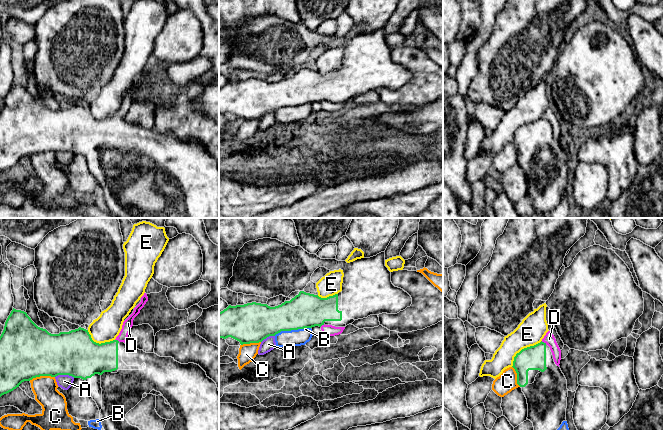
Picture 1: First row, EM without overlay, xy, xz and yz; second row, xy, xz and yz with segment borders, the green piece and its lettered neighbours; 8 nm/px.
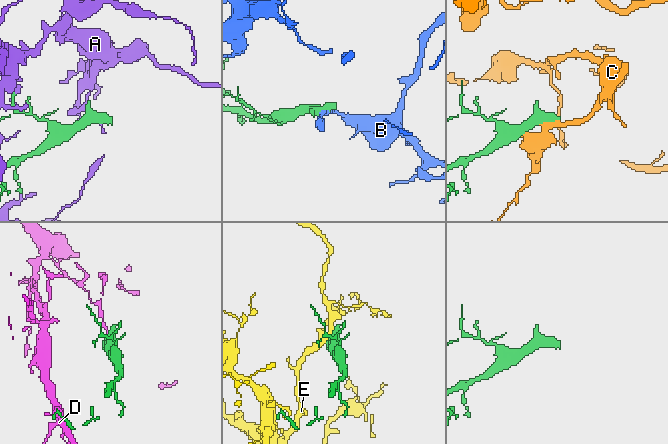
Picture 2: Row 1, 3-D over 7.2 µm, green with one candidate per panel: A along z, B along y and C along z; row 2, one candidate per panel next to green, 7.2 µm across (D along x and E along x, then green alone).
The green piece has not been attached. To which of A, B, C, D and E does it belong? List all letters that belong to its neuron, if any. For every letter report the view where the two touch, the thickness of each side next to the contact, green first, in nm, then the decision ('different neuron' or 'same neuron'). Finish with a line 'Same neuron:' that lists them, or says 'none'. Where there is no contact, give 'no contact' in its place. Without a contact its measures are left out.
A: xy | 360/110 nm | different neuron
B: xz | 280/130 nm | different neuron
C: xy | 440/200 nm | different neuron
D: yz | 190/90 nm | different neuron
E: yz | 190/220 nm | different neuron
Same neuron: none

